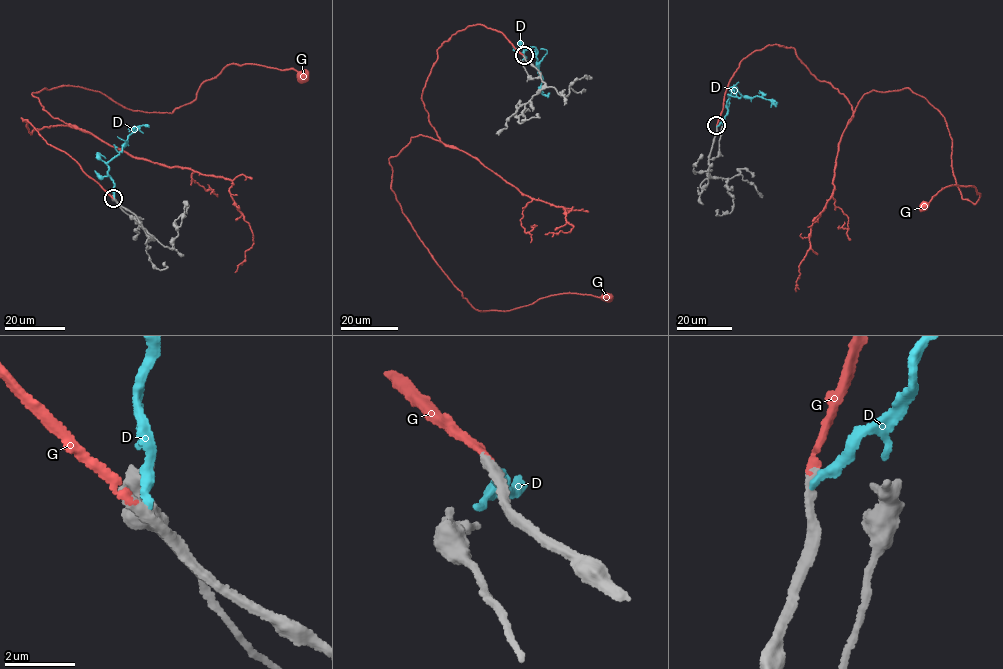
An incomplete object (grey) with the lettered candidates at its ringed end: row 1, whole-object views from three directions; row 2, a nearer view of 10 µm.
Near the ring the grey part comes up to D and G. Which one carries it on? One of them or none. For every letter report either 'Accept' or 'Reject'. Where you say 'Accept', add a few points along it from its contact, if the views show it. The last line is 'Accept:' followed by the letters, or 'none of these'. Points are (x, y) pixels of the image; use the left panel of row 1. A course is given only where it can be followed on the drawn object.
D: Reject
G: Accept. Its course: (113, 198), (21, 118), (29, 130), (74, 127), (33, 92), (68, 85), (170, 113), (231, 64), (303, 76)
Accept: G

